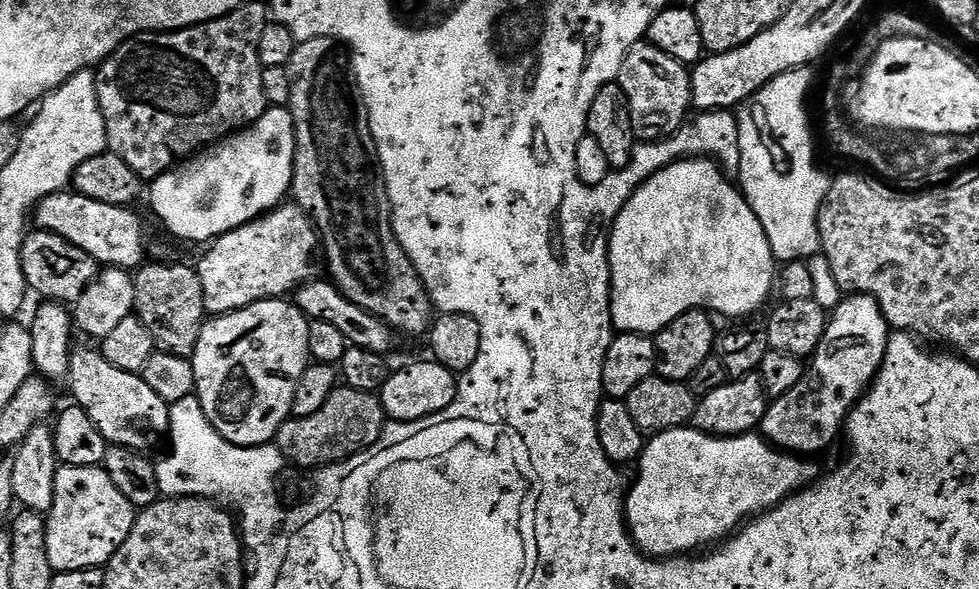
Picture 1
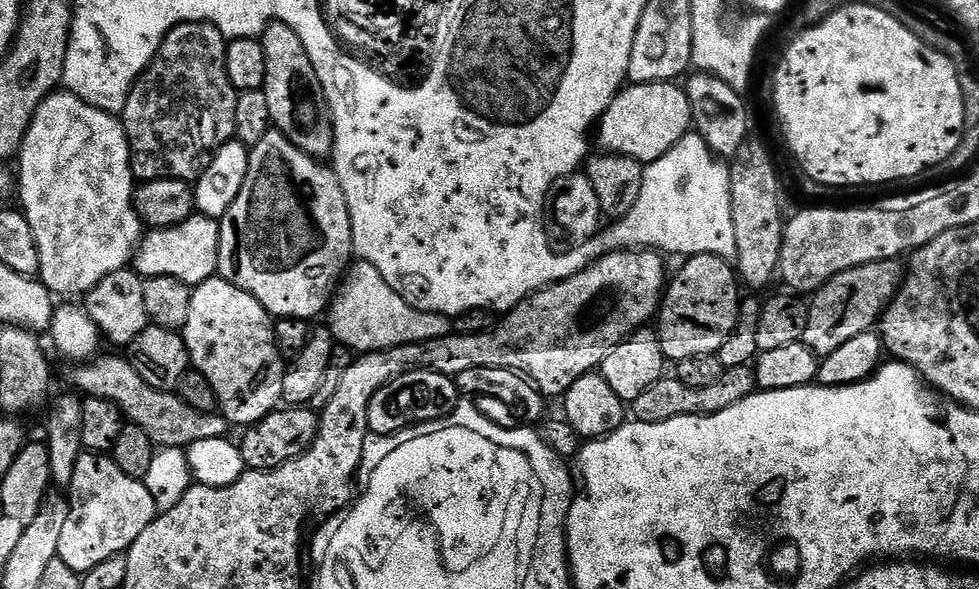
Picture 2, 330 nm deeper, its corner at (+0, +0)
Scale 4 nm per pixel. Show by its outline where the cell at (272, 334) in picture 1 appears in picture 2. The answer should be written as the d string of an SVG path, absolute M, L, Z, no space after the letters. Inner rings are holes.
M213 278L195 285L190 298L190 318L182 329L188 359L195 371L206 374L210 386L214 386L216 403L229 425L251 426L277 411L282 400L282 382L286 361L276 345L273 317L246 290L230 282Z

